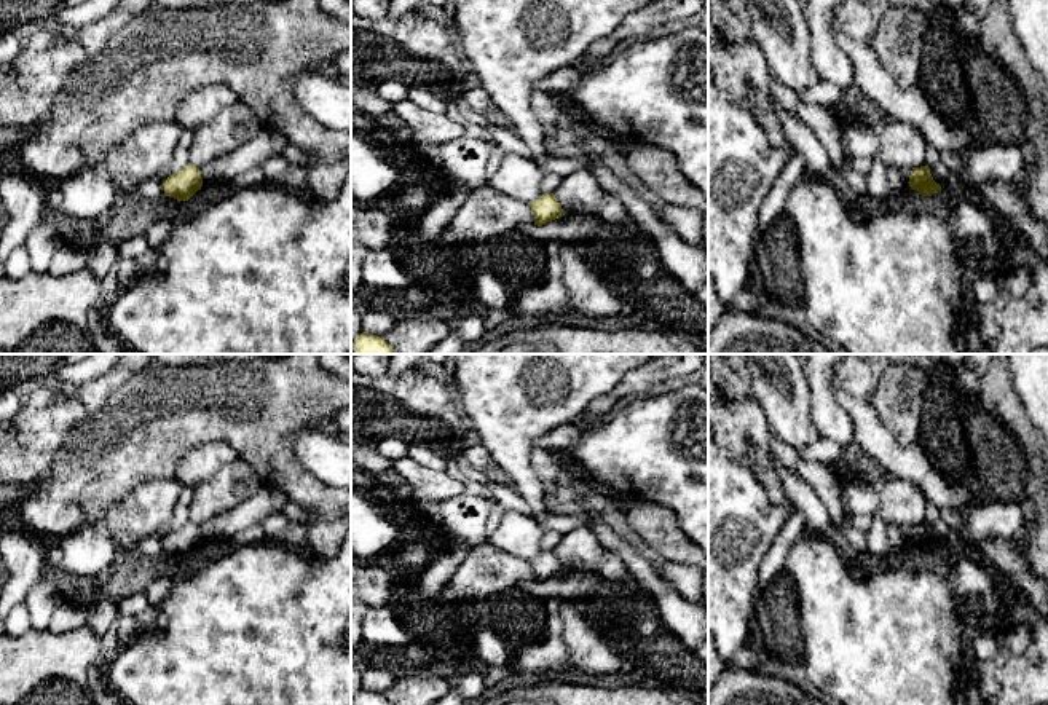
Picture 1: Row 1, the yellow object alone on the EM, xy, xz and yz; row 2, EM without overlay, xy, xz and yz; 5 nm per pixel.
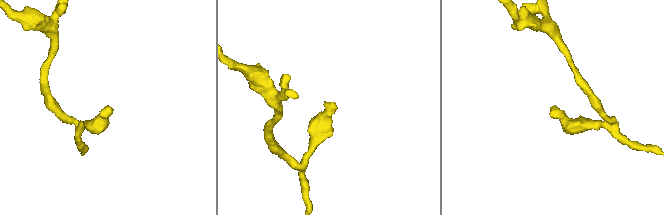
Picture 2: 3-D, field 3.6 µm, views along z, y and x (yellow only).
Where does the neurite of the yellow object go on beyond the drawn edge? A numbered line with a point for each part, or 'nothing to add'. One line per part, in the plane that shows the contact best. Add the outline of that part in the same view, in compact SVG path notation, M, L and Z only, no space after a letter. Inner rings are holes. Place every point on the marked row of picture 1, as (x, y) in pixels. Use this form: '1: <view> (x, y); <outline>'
nothing to add

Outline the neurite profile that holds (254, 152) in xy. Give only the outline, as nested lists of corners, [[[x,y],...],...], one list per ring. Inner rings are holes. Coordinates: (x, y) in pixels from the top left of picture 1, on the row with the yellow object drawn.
[[[262,129],[238,148],[201,166],[203,187],[223,187],[249,169],[260,166],[268,158],[282,155],[289,144],[289,139],[279,131]]]

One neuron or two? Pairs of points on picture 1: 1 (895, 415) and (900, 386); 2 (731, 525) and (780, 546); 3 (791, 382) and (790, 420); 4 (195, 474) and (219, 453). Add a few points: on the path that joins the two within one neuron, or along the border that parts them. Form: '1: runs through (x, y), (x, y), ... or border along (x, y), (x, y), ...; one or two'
1: runs through (898, 409), (898, 393); one
2: border along (793, 511), (764, 555), (758, 578); two
3: runs through (790, 391), (790, 410); one
4: runs through (201, 468), (212, 456); one

